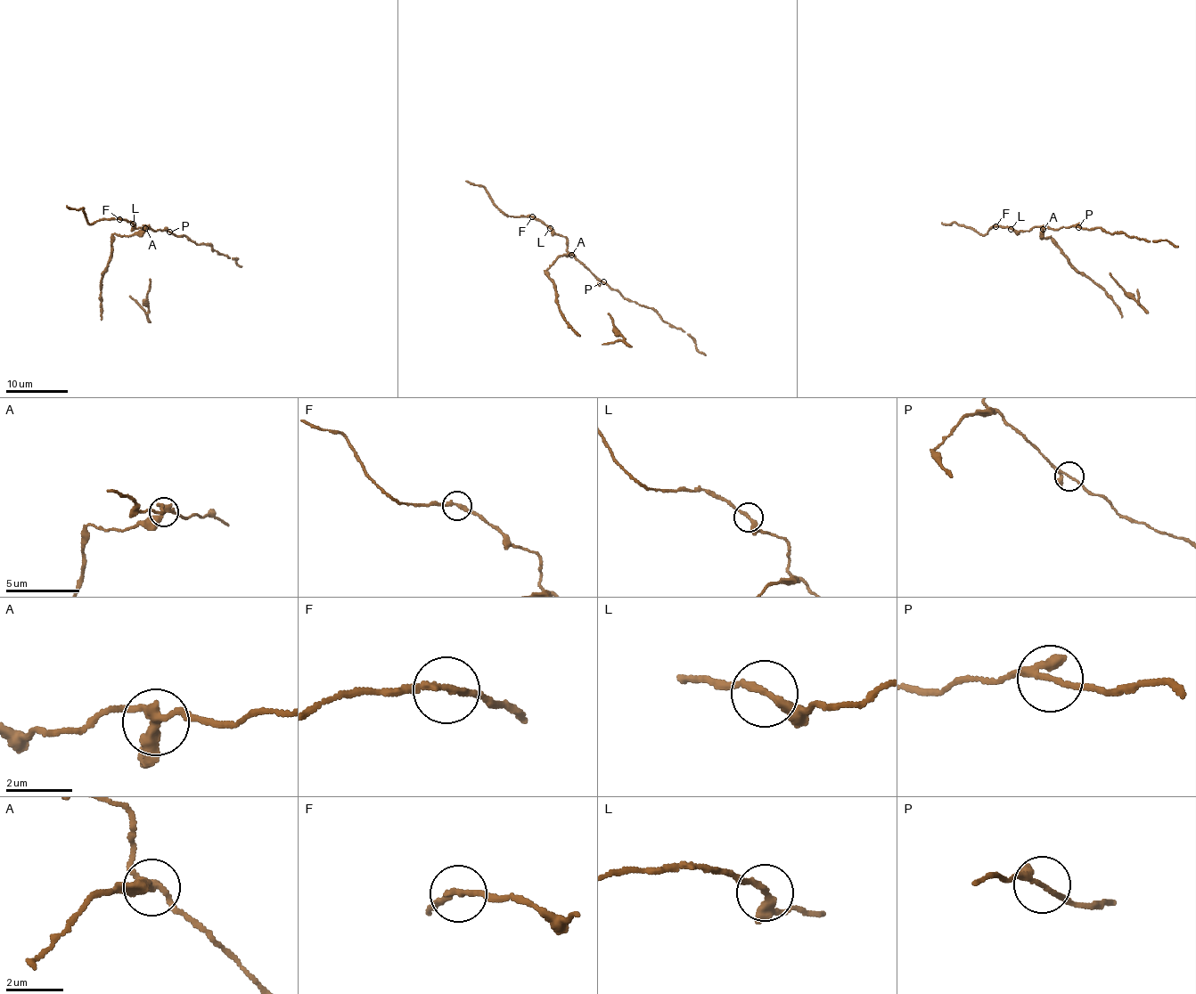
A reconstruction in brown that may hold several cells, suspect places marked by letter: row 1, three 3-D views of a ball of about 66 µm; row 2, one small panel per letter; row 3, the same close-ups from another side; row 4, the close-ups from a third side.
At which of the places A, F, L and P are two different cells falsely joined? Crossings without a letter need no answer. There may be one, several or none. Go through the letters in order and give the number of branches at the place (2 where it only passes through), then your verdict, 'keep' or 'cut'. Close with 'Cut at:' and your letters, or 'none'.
A: 3 | cut
F: 2 | keep
L: 2 | keep
P: 3 | keep
Cut at: A

